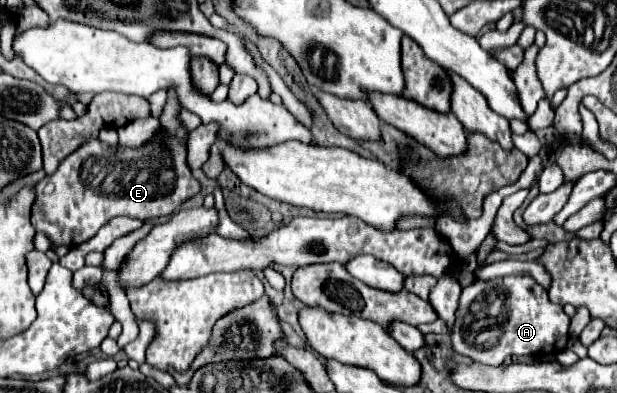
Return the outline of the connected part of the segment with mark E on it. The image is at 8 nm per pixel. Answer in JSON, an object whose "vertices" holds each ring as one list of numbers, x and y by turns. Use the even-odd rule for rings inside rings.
{"vertices":[[168,93,166,107,160,115,162,133,156,141,138,149,108,147,90,139,78,151,68,155,58,171,36,185,36,203,32,203,32,227,50,239,50,249,80,245,116,215,138,217,142,221,172,215,184,201,200,191,186,163,188,133,176,119,180,105,174,93]]}

